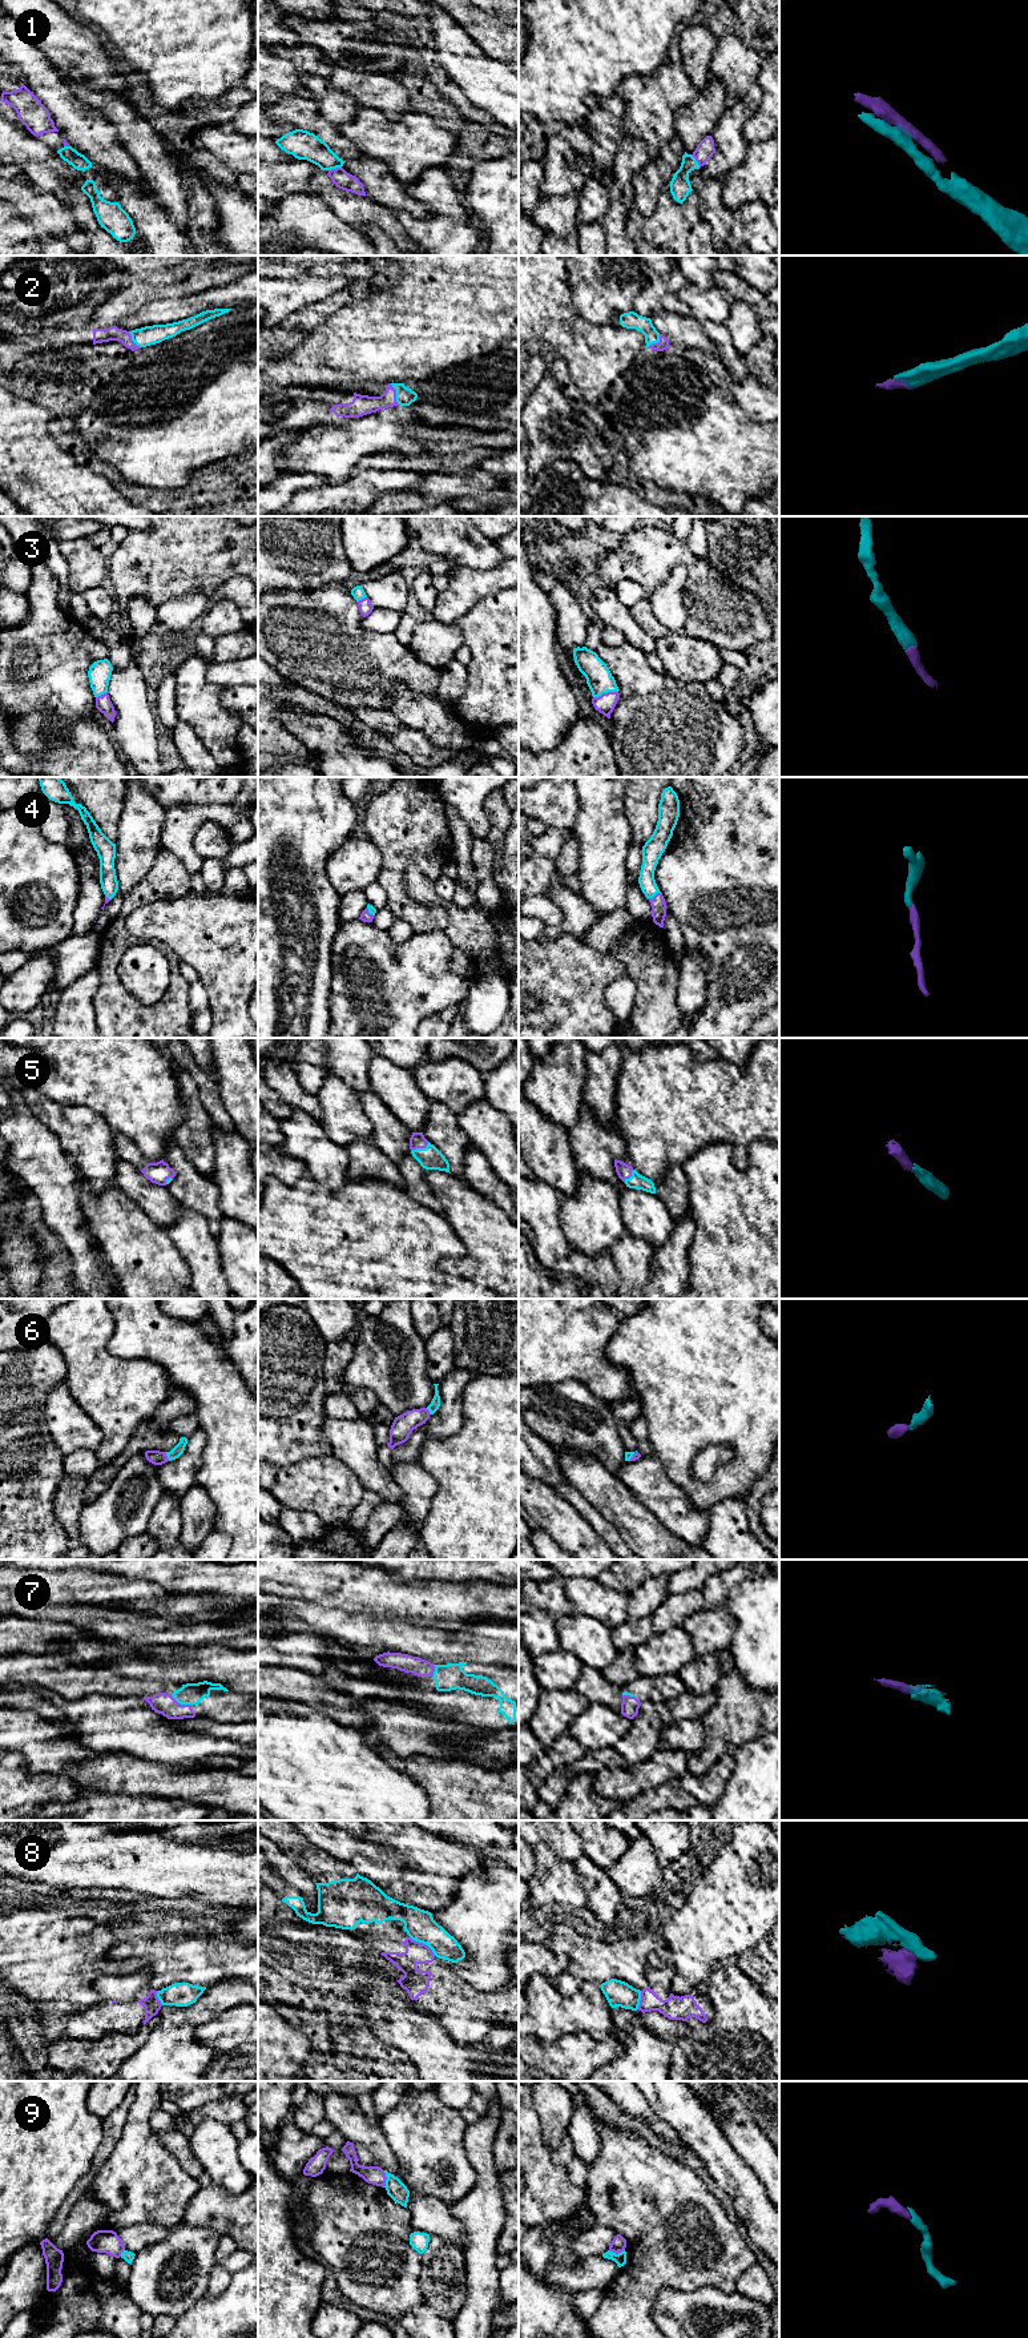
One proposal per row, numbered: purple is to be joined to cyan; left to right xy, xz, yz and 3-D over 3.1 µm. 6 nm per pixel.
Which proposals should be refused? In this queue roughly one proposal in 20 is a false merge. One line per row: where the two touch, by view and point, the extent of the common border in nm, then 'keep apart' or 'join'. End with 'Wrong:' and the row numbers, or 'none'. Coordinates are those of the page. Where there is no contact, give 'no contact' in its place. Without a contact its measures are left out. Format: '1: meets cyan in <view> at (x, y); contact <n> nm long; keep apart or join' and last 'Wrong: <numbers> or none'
1: meets cyan in xz at (334, 168); contact 80 nm long; join
2: meets cyan in xz at (396, 394); contact 140 nm long; join
3: meets cyan in yz at (605, 692); contact 160 nm long; join
4: meets cyan in yz at (653, 896); contact 90 nm long; join
5: meets cyan in xz at (420, 1149); contact 130 nm long; join
6: meets cyan in xy at (166, 1455); contact 60 nm long; join
7: meets cyan in xy at (181, 1703); contact 140 nm long; join
8: meets cyan in xz at (423, 1943); contact 200 nm long; join
9: meets cyan in xz at (387, 2178); contact 100 nm long; join
Wrong: none

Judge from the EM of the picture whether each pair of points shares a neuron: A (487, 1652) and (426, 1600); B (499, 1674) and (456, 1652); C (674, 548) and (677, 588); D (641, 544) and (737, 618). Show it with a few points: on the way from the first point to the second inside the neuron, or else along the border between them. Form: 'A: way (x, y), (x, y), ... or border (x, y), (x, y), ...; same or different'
A: border (488, 1621), (472, 1621), (460, 1626), (427, 1624); different
B: border (447, 1664), (478, 1662), (498, 1666); different
C: border (685, 566), (676, 564), (670, 575), (656, 587); different
D: way (666, 551), (680, 552), (712, 592); same

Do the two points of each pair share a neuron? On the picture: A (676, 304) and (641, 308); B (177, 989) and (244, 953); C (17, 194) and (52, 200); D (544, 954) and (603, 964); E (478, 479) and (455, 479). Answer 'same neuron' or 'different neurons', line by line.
A: same neuron
B: different neurons
C: same neuron
D: same neuron
E: same neuron

